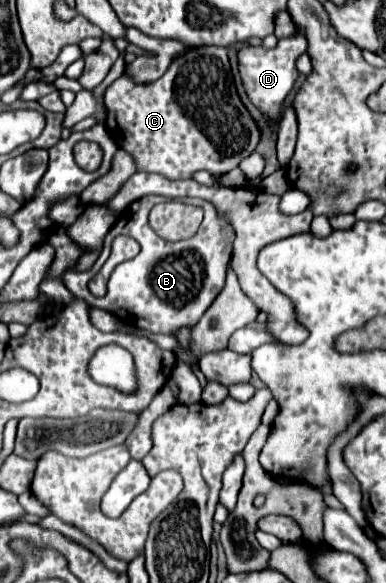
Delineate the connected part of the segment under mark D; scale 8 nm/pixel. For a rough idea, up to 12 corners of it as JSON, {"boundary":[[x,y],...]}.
{"boundary":[[301,30],[239,52],[247,96],[277,116],[307,50]]}

